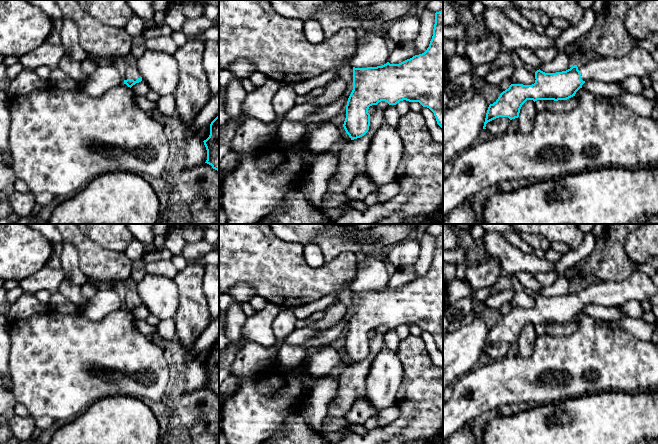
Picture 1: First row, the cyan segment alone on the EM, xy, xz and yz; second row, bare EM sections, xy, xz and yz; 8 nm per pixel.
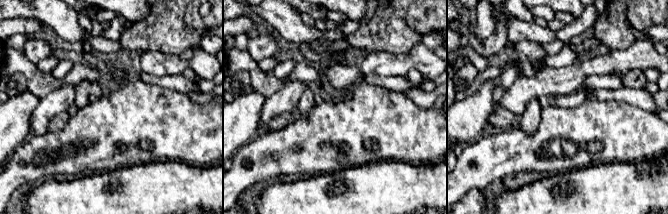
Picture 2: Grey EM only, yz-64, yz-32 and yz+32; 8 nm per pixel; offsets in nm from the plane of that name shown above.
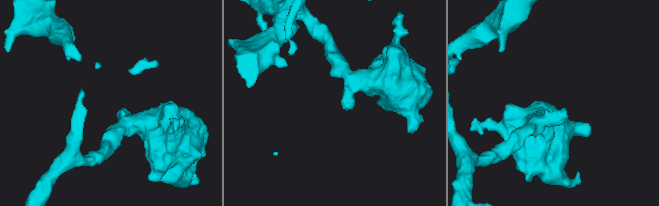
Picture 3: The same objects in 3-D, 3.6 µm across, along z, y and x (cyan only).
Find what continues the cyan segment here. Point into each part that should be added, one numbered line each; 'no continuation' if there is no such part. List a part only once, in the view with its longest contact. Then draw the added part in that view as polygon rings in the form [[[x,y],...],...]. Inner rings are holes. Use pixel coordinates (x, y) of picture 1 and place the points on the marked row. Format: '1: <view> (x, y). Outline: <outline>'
1: yz (639, 62). Outline: [[[636,46],[626,56],[603,56],[598,60],[584,59],[577,65],[581,79],[587,81],[622,82],[631,75],[658,81],[658,62],[642,47]]]

